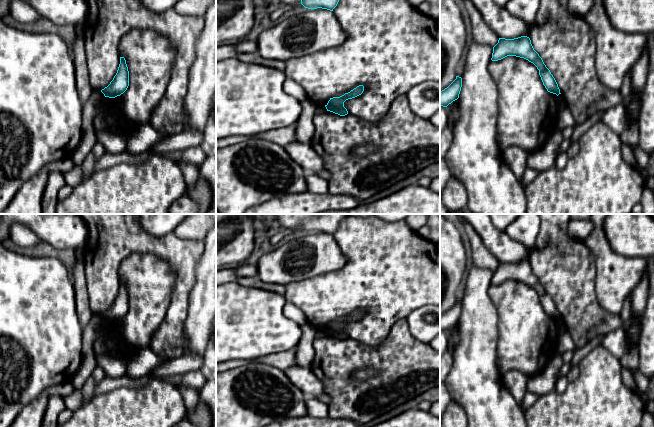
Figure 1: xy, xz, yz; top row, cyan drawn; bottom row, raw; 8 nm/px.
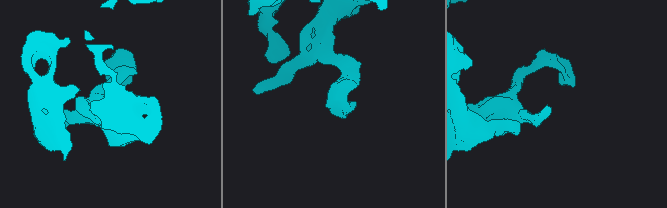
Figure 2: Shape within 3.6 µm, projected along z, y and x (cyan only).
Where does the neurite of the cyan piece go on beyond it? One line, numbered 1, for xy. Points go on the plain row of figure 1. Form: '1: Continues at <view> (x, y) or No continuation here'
1: No continuation here

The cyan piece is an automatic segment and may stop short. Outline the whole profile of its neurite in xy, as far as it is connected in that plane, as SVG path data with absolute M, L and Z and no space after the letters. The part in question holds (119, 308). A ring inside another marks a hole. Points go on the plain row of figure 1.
M120 281L120 288L116 299L110 308L101 314L105 321L115 322L123 318L129 310L129 295L124 281Z

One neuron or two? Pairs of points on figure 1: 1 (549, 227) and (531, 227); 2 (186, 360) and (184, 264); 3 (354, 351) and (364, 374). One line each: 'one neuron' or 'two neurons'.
1: two neurons
2: two neurons
3: two neurons

